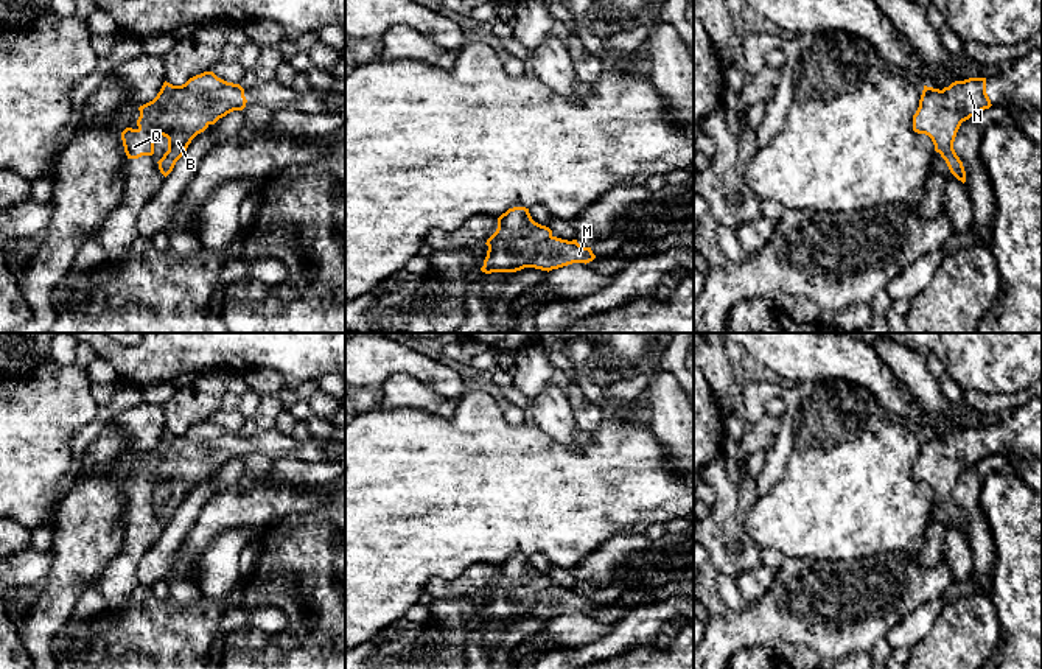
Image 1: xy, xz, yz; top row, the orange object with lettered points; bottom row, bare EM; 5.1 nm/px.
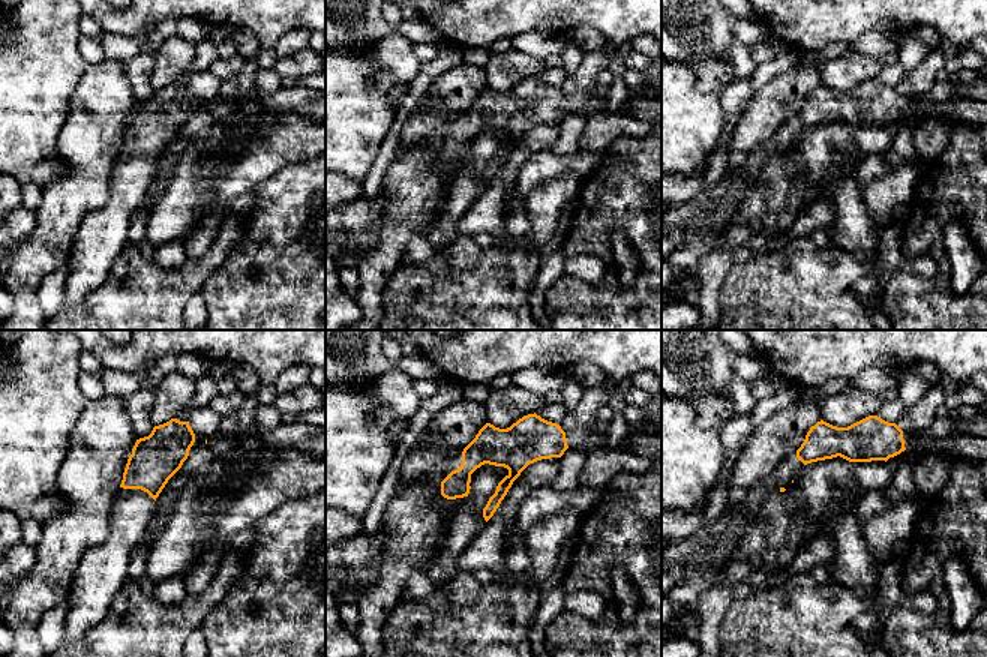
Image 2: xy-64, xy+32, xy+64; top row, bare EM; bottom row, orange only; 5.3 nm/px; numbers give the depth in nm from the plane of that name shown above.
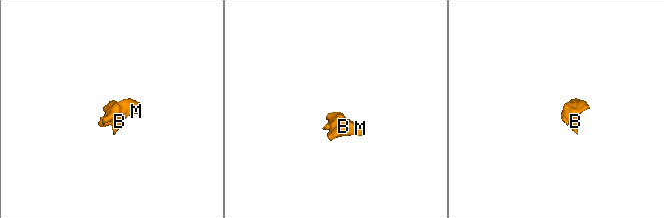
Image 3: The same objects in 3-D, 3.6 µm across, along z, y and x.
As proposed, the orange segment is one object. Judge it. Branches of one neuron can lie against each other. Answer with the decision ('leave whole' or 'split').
leave whole

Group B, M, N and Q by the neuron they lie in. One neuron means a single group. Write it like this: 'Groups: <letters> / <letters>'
Groups: B M N Q

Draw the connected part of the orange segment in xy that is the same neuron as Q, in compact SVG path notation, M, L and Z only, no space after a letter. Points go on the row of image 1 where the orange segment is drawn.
M213 72L190 78L182 86L163 82L157 96L140 106L137 129L126 128L121 140L128 159L154 154L159 137L168 138L168 151L157 162L166 177L191 140L233 110L246 107L244 89Z

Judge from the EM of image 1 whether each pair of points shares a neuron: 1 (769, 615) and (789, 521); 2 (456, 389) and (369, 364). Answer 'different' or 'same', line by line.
1: different
2: same

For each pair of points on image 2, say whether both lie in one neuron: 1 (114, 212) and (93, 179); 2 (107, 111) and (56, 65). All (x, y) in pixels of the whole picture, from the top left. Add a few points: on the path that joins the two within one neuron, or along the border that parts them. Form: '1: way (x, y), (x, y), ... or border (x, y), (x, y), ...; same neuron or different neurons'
1: border (114, 165), (110, 174), (110, 198), (80, 222); different neurons
2: border (87, 63), (71, 96), (71, 110), (66, 117); different neurons

